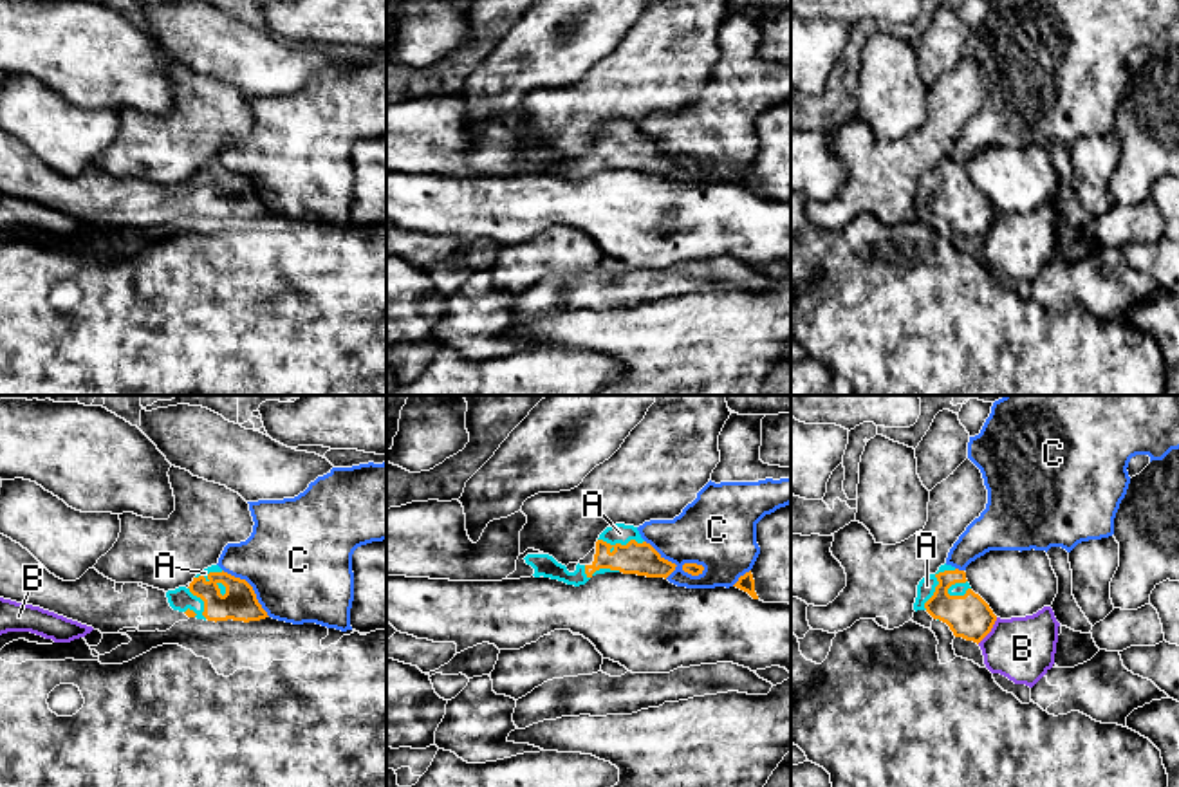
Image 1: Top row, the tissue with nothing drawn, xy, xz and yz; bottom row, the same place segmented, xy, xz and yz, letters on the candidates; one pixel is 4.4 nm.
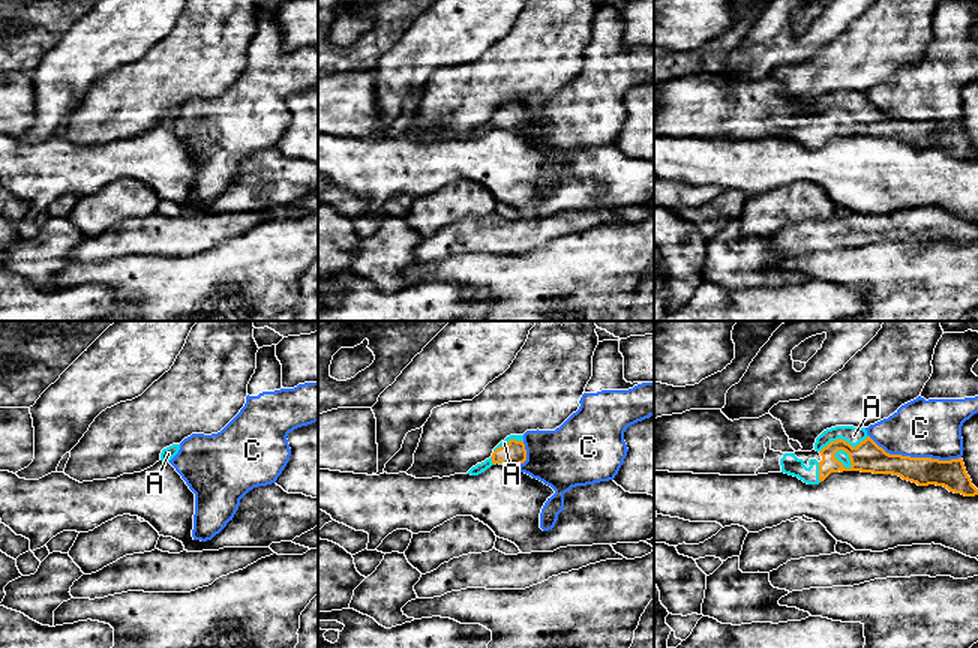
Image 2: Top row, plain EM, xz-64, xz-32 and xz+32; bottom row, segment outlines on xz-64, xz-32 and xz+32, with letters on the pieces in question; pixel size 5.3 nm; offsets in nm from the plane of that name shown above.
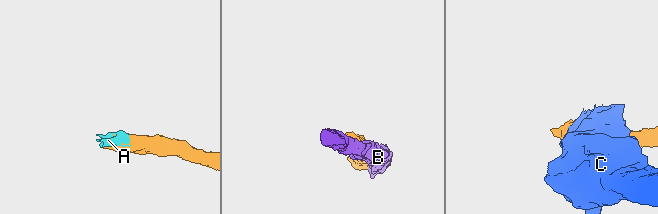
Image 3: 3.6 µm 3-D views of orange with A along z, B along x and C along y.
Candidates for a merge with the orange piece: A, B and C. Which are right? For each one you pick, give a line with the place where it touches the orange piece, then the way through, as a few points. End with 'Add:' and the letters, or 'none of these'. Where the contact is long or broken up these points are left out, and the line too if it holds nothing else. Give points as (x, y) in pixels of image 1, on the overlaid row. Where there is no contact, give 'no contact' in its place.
A: xz (620, 544)
Add: A

